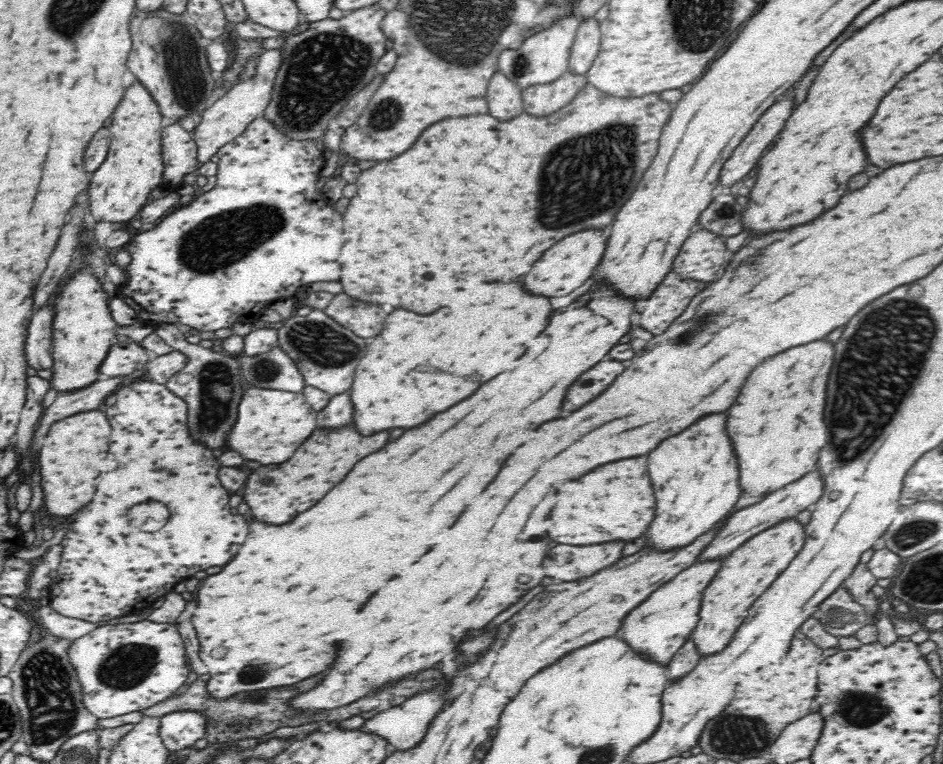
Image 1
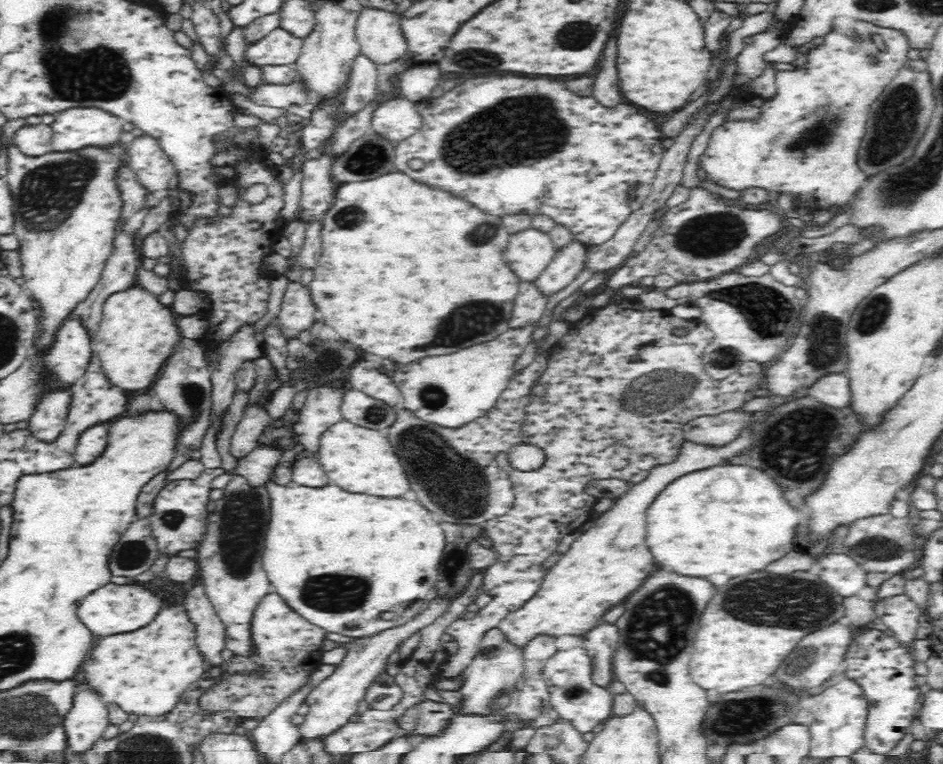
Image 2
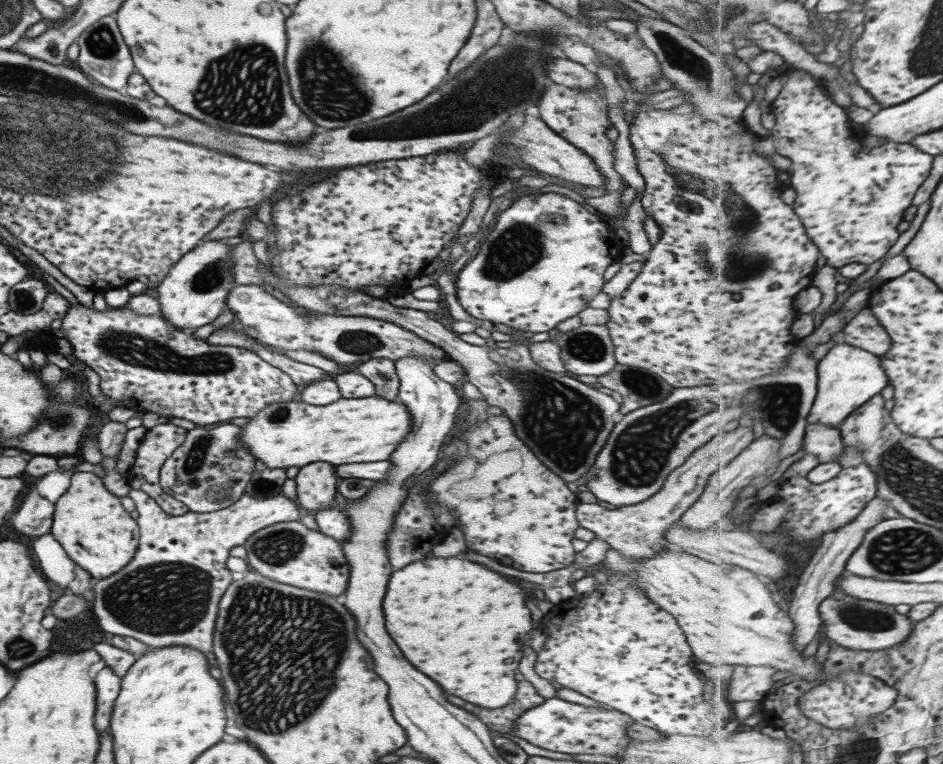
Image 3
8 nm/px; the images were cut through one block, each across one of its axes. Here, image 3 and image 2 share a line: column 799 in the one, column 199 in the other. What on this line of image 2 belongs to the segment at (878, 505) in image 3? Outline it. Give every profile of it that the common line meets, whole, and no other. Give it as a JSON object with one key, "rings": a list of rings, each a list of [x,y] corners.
{"rings":[[[196,576],[195,585],[186,593],[184,608],[196,624],[196,642],[204,658],[210,660],[211,666],[224,667],[226,661],[220,654],[226,644],[225,624],[208,601],[200,576]]]}

